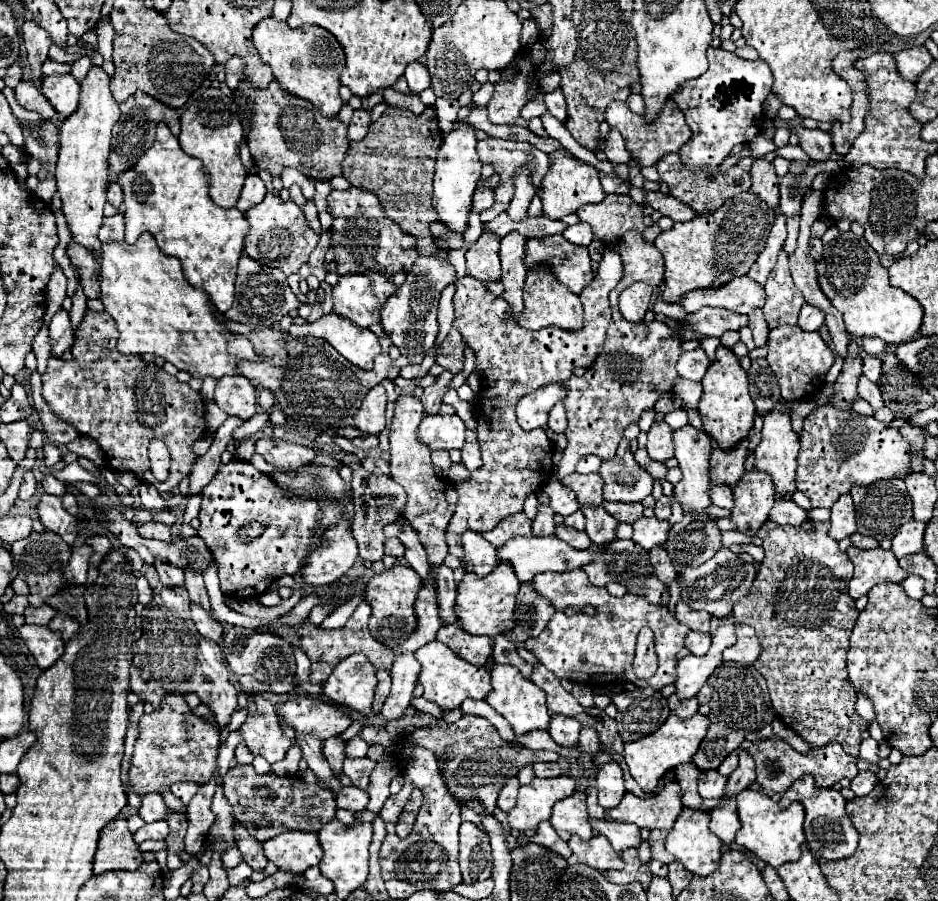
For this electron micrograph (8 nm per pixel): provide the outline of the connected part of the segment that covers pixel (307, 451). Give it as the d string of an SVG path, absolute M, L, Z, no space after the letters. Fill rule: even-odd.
M261 437L255 441L255 453L259 453L267 463L281 469L289 469L291 465L297 469L299 465L307 465L317 457L317 451L311 447L269 437Z

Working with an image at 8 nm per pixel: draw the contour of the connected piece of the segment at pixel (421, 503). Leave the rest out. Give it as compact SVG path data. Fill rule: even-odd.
M401 395L395 401L395 417L391 423L389 431L389 441L391 441L391 477L397 481L405 491L407 491L407 505L403 517L415 527L419 541L423 543L429 563L431 563L431 579L435 579L433 567L443 563L447 555L447 543L445 543L445 529L449 525L449 519L453 517L455 503L457 503L457 493L455 485L447 479L439 479L435 475L435 467L431 463L431 449L427 445L423 447L421 441L415 437L415 431L419 431L419 421L423 419L423 405L419 397L415 395Z

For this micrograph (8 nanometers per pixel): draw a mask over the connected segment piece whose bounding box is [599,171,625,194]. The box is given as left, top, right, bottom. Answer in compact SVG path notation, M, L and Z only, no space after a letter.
M599 171L599 177L601 179L603 189L607 194L614 193L620 184L625 184L624 180L616 174L604 174Z

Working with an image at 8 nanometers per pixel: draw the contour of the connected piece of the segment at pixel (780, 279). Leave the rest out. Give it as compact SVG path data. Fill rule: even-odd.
M781 249L777 265L769 273L769 279L765 283L765 293L767 299L763 305L763 315L769 327L775 329L781 325L797 325L797 315L805 299L793 285L785 249Z

